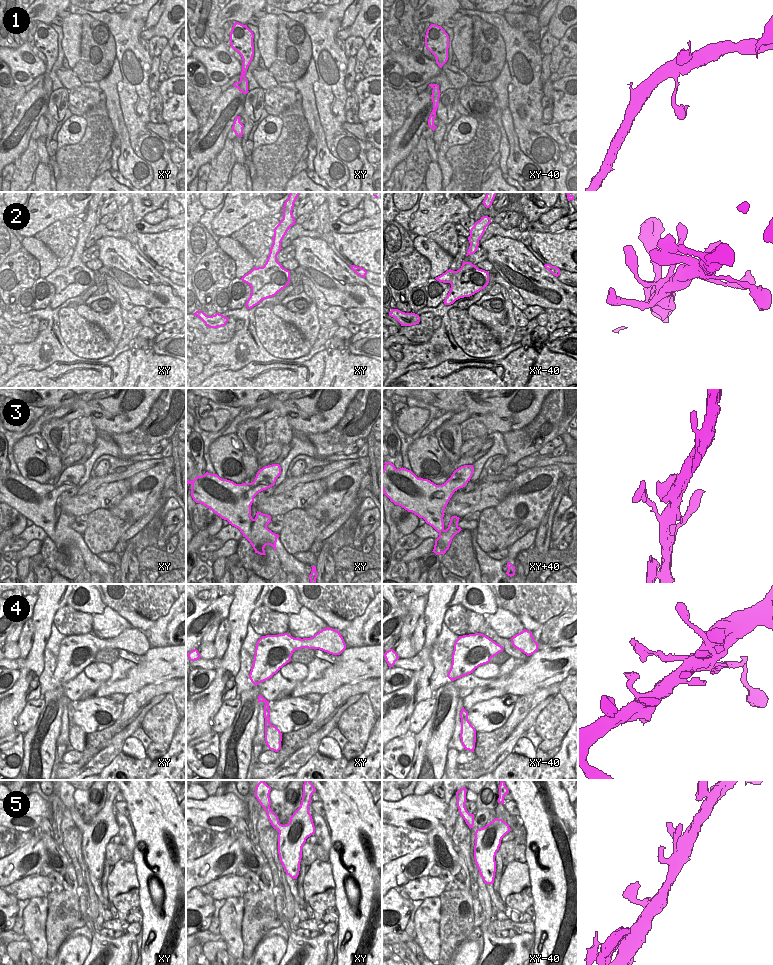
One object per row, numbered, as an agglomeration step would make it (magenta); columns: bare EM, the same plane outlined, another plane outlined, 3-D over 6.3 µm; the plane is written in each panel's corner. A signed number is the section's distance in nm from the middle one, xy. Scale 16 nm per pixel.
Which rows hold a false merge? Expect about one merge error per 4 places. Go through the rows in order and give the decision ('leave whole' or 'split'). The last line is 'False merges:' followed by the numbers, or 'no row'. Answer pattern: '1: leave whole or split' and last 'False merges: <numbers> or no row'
1: leave whole
2: leave whole
3: leave whole
4: leave whole
5: leave whole
False merges: no row

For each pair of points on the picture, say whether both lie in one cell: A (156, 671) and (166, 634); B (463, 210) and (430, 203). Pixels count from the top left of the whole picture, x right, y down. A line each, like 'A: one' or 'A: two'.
A: two
B: one

